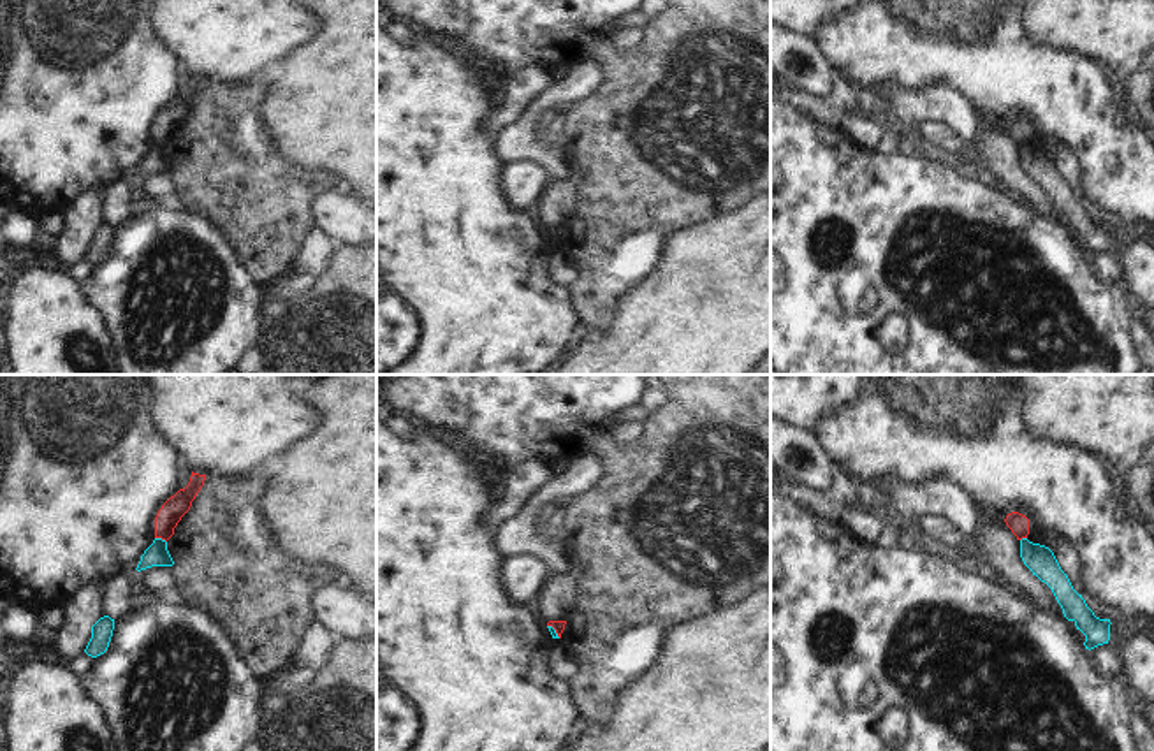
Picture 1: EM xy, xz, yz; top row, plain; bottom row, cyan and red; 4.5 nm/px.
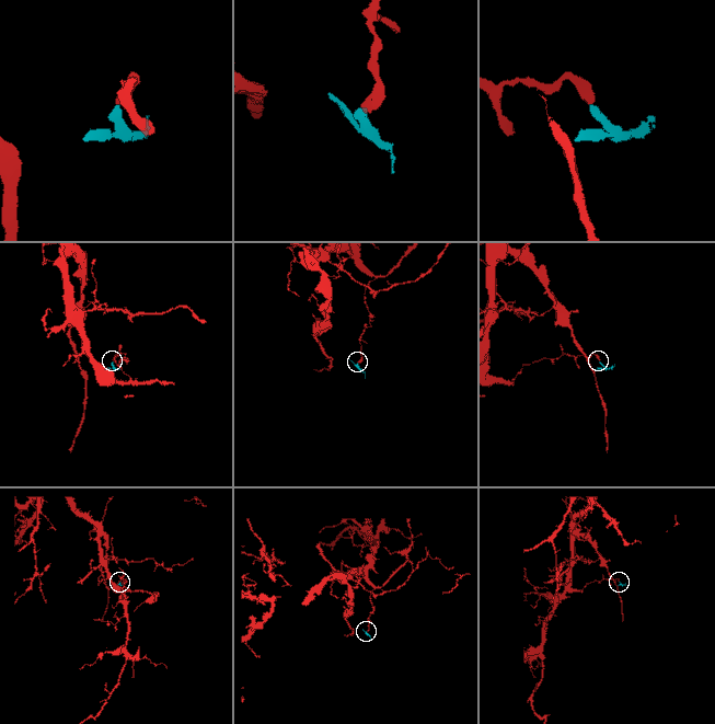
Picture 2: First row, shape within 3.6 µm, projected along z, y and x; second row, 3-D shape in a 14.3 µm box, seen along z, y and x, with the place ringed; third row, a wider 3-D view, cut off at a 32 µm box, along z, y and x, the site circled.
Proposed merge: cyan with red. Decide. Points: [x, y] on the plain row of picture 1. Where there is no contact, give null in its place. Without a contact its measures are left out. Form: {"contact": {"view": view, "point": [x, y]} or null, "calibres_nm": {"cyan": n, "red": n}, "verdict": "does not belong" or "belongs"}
{"contact": {"view": "xy", "point": [160, 145]}, "calibres_nm": {"cyan": 110, "red": 110}, "verdict": "does not belong"}

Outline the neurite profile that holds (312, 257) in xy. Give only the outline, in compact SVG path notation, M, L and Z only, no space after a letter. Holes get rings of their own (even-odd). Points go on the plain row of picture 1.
M313 225L311 237L297 250L297 266L290 274L308 273L311 276L318 276L327 266L334 246L336 244L329 234Z

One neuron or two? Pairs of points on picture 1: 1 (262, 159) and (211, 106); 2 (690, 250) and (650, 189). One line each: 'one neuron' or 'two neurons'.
1: one neuron
2: two neurons

